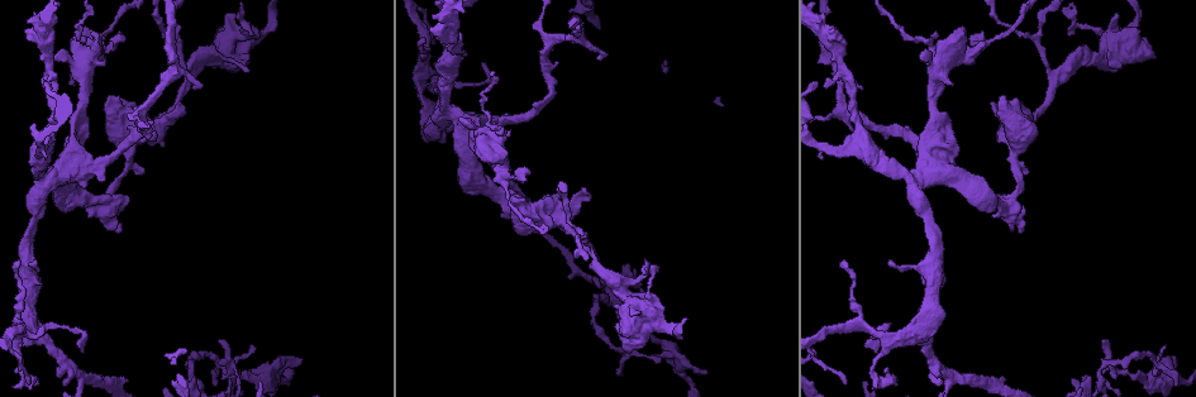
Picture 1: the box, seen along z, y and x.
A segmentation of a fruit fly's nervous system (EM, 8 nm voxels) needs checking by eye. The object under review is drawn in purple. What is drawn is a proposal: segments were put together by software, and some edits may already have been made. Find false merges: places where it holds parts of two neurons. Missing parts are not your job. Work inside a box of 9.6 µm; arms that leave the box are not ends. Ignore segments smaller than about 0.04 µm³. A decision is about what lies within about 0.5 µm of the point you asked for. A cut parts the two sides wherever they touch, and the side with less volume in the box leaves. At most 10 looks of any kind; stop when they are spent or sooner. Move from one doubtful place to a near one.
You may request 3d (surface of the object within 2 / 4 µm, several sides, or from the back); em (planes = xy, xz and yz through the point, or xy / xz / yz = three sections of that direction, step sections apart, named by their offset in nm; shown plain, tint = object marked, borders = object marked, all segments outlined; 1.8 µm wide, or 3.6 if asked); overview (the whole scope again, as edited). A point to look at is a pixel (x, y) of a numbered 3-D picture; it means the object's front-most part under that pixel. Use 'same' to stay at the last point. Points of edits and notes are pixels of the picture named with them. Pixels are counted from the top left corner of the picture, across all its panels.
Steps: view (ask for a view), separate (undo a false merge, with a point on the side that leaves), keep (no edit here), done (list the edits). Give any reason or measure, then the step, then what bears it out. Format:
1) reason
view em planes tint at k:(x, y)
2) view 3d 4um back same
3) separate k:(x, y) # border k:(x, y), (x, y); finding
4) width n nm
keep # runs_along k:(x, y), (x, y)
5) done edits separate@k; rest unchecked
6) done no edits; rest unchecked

view 3d 4um at 1:(160, 120)

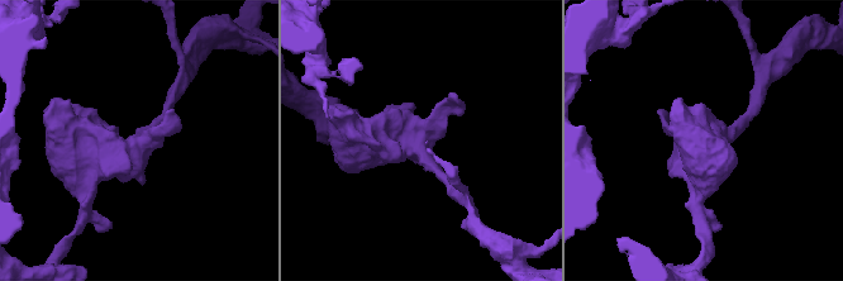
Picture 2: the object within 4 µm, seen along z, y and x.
view em planes tint at 2:(142, 140)

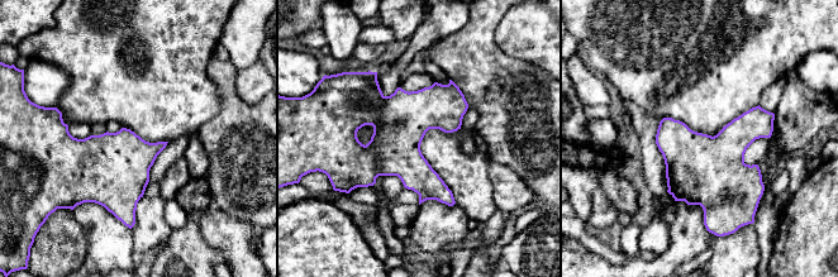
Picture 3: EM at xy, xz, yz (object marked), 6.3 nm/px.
keep # one neuron here

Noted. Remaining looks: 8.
branch point
view em 3.6um xy step 16 tint at 1:(626, 311)

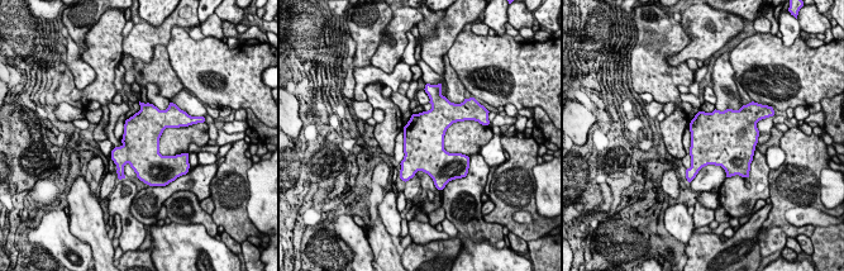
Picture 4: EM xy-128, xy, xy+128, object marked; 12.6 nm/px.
cut it another way
view em 3.6um planes tint same

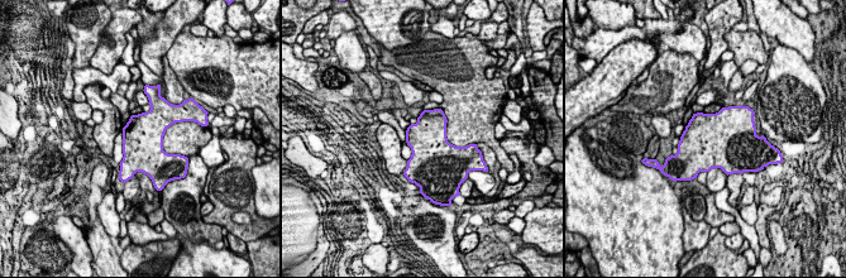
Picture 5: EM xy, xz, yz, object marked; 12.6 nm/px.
keep # all the same neuron

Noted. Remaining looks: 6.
sudden change in width
view 3d 4um at 1:(989, 45)

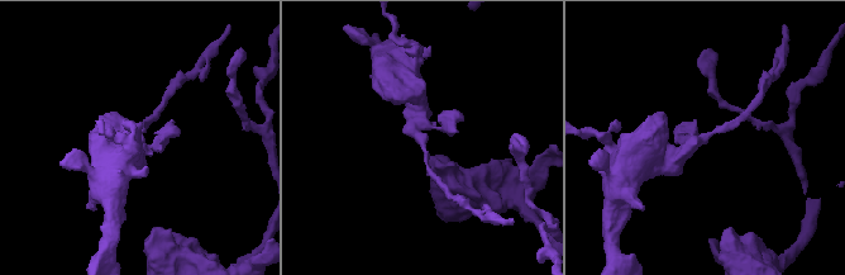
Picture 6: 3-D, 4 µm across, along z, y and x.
view em planes borders at 6:(701, 137)

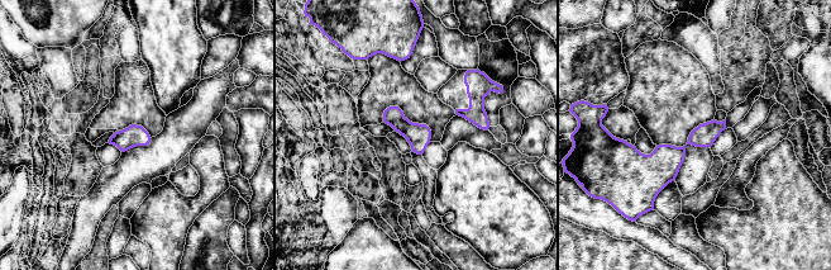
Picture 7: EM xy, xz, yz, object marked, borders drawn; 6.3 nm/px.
keep # runs_along 7:(722, 124), (667, 160), (625, 146); all the same neuron

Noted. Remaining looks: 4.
arms part here
view em xz step 16 tint at 1:(76, 372)

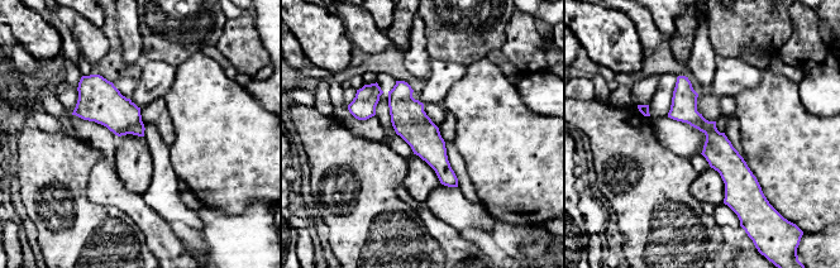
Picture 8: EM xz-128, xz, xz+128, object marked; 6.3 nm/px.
keep # continuous, no second neuron

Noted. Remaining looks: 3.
done no edits; rest unchecked

